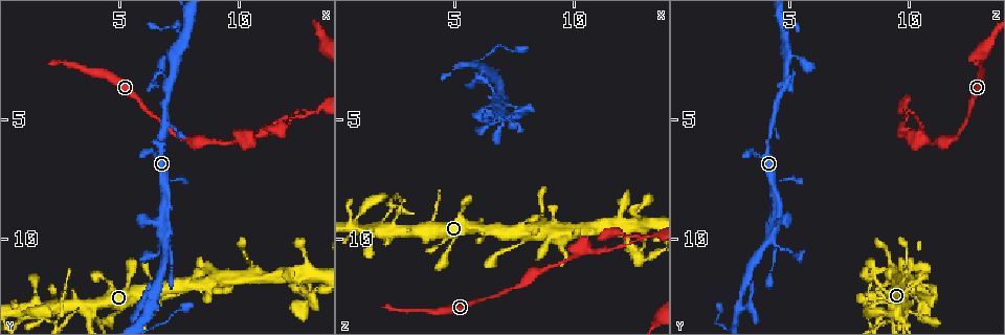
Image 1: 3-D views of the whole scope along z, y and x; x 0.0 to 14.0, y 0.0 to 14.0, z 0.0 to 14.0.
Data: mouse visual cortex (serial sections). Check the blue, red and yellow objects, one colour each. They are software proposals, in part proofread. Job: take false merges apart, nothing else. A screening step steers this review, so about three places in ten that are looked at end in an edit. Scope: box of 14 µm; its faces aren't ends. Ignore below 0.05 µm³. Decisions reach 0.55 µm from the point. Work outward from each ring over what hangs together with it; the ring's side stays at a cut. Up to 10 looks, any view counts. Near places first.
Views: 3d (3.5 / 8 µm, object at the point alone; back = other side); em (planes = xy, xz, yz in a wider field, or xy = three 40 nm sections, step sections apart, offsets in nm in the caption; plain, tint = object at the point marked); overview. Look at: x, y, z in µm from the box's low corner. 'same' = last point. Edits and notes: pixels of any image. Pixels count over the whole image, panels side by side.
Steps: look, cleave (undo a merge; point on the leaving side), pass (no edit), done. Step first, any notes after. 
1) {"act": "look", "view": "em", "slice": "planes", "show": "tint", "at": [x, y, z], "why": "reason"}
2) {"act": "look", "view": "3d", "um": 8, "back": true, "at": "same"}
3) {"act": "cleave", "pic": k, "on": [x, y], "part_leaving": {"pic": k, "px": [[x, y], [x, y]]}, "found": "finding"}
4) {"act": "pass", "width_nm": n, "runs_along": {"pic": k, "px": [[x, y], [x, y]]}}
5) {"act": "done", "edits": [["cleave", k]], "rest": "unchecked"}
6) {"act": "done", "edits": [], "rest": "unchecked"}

{"act": "look", "view": "3d", "um": 3.5, "at": [6.8, 10.1, 4.2], "why": "arms part here"}

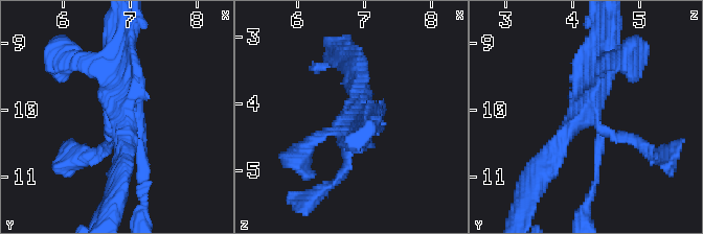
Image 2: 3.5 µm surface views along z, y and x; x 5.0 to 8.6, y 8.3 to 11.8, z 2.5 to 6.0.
{"act": "look", "view": "em", "slice": "xy", "step": 5, "show": "tint", "at": [6.85, 10.00, 4.20], "why": "shape alone is not enough"}

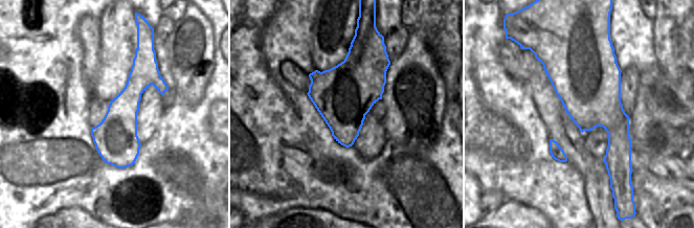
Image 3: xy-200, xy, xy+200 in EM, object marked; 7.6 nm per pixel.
{"act": "pass", "runs_along": {"pic": 3, "px": [[138, 53], [119, 165]]}, "found": "all the same cell"}

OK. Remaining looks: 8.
{"act": "look", "view": "3d", "um": 3.5, "at": [6.3, 13.0, 2.9], "why": "arms part here"}

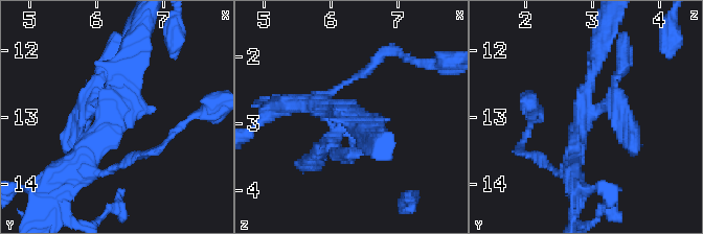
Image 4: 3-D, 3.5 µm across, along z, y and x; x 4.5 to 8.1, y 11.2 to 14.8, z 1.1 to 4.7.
{"act": "look", "view": "em", "slice": "planes", "show": "tint", "at": [6.20, 12.85, 2.85]}

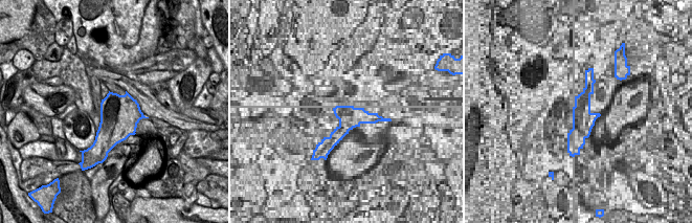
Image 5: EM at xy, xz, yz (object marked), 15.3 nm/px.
{"act": "pass", "runs_along": {"pic": 4, "px": [[131, 48], [89, 170]]}, "found": "one cell here"}

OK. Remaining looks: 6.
{"act": "look", "view": "3d", "um": 3.5, "back": true, "at": [3.9, 13.0, 9.6], "why": "looks like a crossing"}

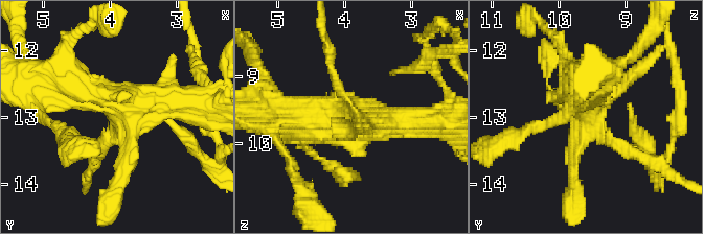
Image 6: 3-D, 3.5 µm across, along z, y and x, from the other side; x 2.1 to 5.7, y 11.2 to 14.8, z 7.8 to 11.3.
{"act": "look", "view": "em", "slice": "xy", "step": 1, "show": "tint", "at": [3.90, 13.00, 9.55], "why": "shape alone is not enough"}

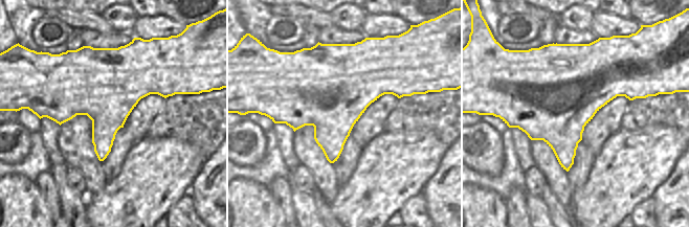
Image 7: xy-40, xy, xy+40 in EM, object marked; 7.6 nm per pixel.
{"act": "pass", "width_nm": 650, "runs_along": {"pic": 6, "px": [[65, 84], [113, 99], [206, 106]]}, "found": "continuous, no second cell"}

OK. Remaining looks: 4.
{"act": "look", "view": "3d", "um": 3.5, "at": [12.7, 4.7, 10.0], "why": "calibre changes"}

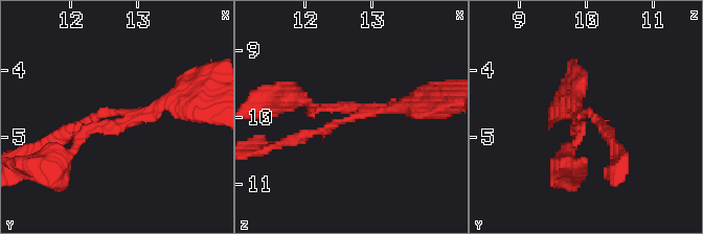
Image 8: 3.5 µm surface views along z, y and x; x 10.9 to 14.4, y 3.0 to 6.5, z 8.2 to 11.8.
{"act": "look", "view": "em", "slice": "xy", "step": 2, "show": "tint", "at": [12.75, 4.65, 10.00], "arms": 3, "arm_widths_nm": [100, 150, 200], "why": "need the tissue"}

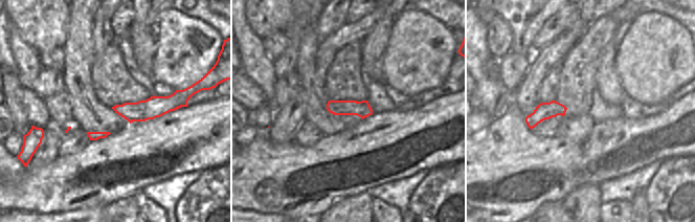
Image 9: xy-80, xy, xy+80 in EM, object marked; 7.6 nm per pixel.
{"act": "pass", "width_nm": 130, "runs_along": {"pic": 8, "px": [[299, 139], [360, 113], [312, 108]]}, "found": "one cell here"}

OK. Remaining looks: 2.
{"act": "done", "edits": [], "rest": "unchecked"}

